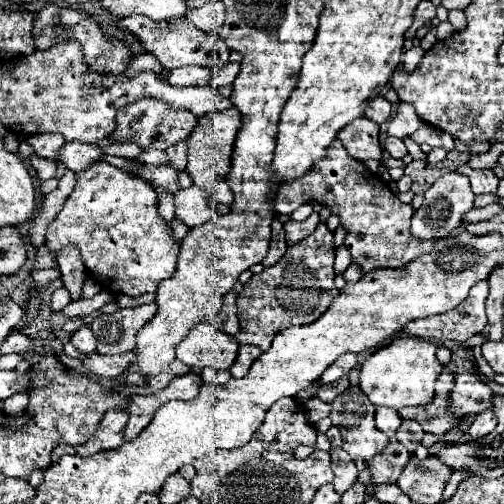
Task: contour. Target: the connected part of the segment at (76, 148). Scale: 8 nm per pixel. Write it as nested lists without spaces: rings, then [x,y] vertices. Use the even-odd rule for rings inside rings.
[[[65,143],[59,151],[59,157],[55,159],[55,163],[63,165],[69,171],[83,171],[85,167],[89,167],[91,163],[101,159],[101,147],[95,143]]]

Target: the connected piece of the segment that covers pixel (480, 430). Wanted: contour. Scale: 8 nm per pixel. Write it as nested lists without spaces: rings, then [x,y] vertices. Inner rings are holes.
[[[493,411],[479,413],[479,415],[475,415],[475,419],[473,419],[471,427],[469,427],[469,435],[475,441],[475,439],[491,433],[495,429],[495,425],[497,425],[497,415]]]

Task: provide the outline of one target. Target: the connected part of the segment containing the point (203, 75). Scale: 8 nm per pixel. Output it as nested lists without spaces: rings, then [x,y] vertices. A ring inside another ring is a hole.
[[[179,67],[169,75],[169,83],[179,87],[203,87],[211,79],[211,71],[207,67]]]

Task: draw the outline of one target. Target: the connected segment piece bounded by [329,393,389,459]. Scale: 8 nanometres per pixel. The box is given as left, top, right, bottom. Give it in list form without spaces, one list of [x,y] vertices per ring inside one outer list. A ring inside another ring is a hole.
[[[341,393],[333,407],[331,407],[331,421],[333,425],[341,431],[341,437],[343,437],[343,449],[355,459],[355,457],[361,457],[361,459],[371,459],[373,455],[381,453],[389,439],[385,437],[385,433],[381,433],[377,427],[375,427],[375,409],[373,411],[361,411],[361,415],[355,415],[357,411],[353,411],[353,401],[345,403],[349,395]],[[339,409],[341,413],[349,413],[349,417],[341,419],[339,415]]]

